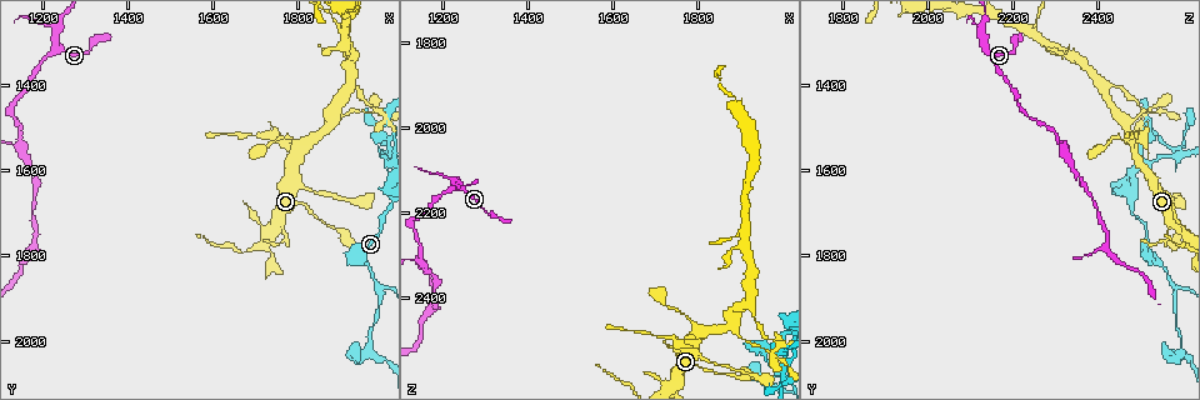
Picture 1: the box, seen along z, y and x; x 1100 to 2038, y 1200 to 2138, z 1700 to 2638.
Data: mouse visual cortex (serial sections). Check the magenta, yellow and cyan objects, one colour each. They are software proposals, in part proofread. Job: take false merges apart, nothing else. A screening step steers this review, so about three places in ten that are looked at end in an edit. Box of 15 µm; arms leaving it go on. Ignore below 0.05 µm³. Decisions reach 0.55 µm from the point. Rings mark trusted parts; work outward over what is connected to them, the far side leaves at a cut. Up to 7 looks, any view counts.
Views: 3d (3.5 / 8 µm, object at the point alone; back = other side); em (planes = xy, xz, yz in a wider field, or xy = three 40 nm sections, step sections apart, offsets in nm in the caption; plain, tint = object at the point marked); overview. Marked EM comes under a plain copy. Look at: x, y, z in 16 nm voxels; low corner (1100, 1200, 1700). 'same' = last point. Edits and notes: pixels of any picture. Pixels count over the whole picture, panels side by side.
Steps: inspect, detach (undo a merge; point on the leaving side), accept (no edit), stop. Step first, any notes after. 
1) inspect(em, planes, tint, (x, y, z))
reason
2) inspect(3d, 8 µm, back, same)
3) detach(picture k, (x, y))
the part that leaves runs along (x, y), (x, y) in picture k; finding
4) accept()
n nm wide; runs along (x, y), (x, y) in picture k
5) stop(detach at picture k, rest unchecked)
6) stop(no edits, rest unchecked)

inspect(3d, 3.5 µm, (1985, 1870, 2570))
three-way junction

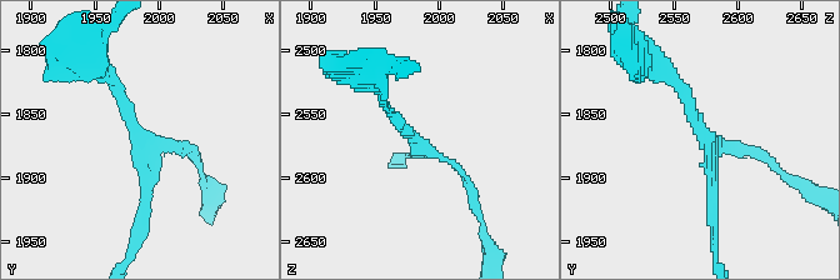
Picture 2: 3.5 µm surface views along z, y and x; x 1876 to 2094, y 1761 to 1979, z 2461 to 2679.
inspect(em, xy, step 2, tint, (1988, 1870, 2578))
3 arms; arms of 100, 150, 200 nm; now the EM

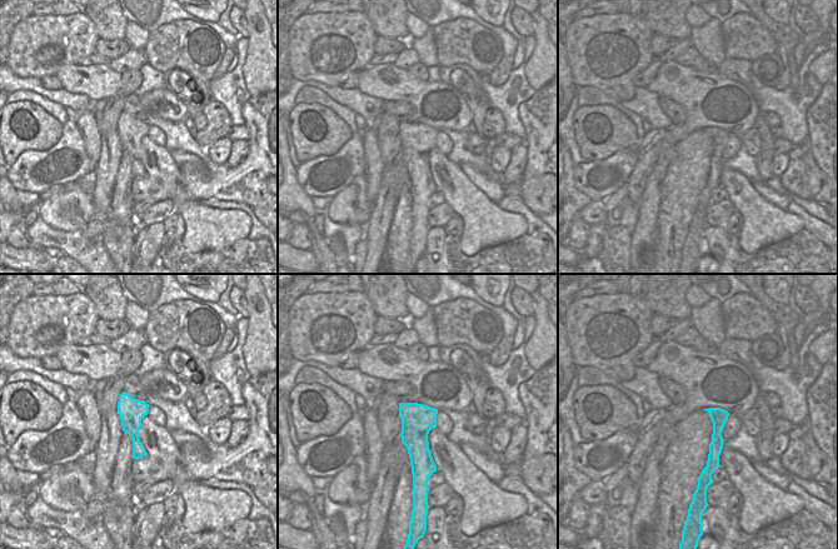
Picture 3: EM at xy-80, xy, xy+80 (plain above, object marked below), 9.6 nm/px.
inspect(em, planes, tint, same)
cut it another way

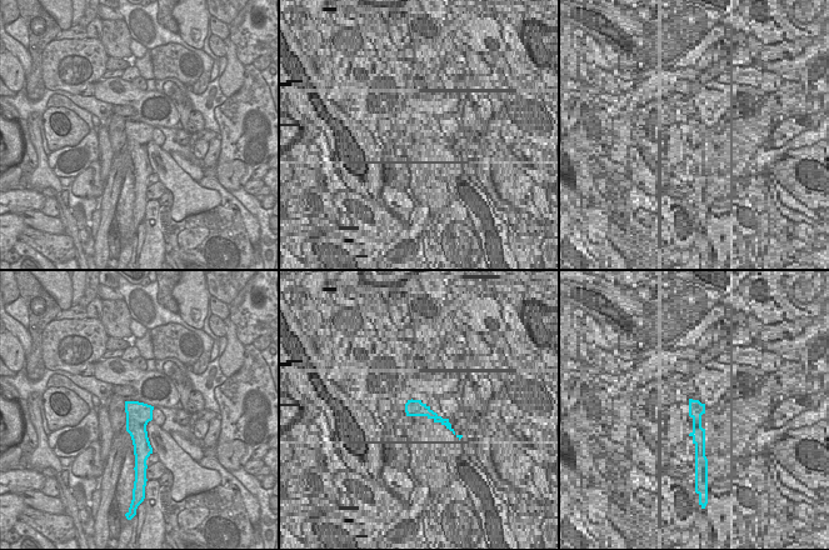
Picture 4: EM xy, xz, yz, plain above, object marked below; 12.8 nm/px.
accept()
runs along (669, 75), (708, 136), (714, 225) in picture 2; one cell here

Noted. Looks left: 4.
inspect(3d, 3.5 µm, (1750, 1740, 2590))
a fork

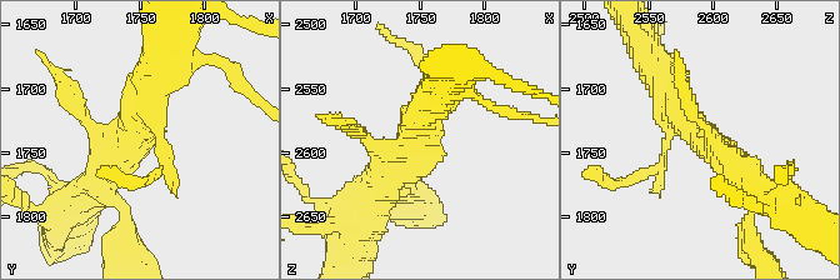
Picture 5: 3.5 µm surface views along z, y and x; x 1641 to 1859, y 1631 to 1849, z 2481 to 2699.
inspect(em, xy, step 3, tint, (1742, 1740, 2592))
now the EM

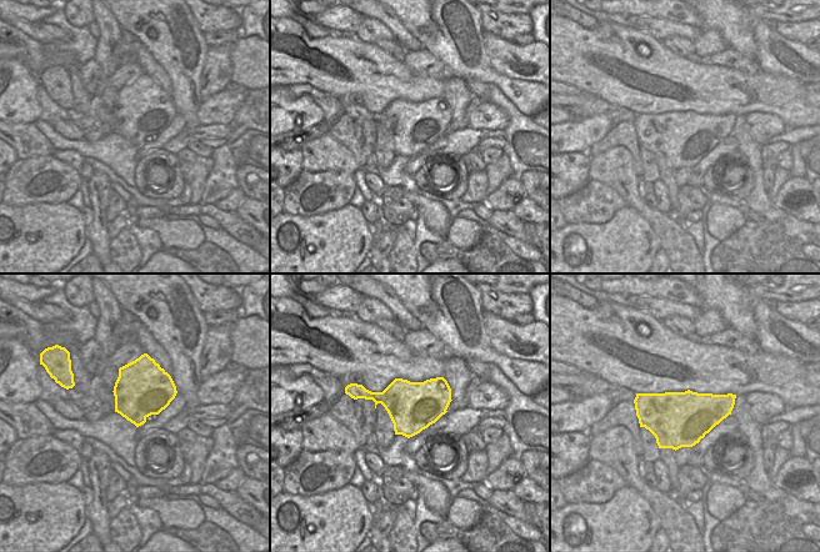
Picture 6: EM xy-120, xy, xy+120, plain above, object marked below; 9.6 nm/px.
inspect(em, xy, step 5, tint, same)

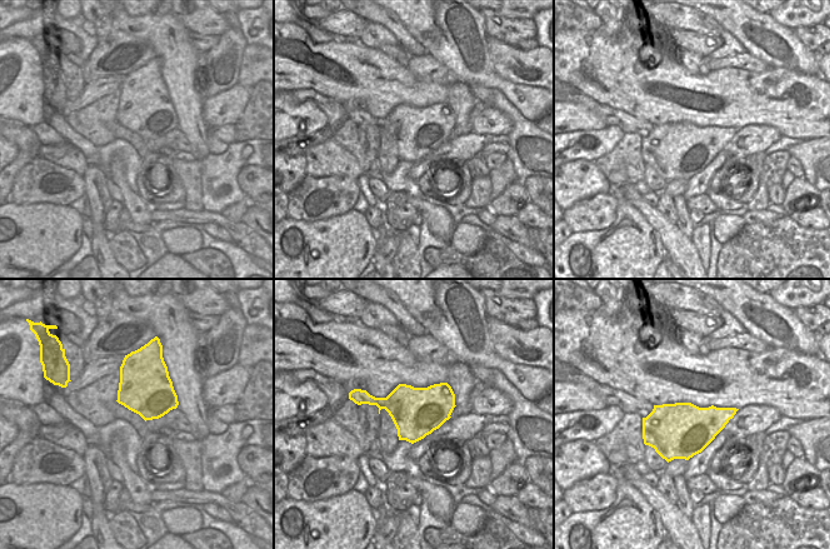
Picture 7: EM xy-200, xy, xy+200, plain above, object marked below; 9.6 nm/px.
accept()
runs along (660, 73), (681, 115), (755, 195) in picture 5; continuous, no second cell

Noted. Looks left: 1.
stop(no edits, rest unchecked)

